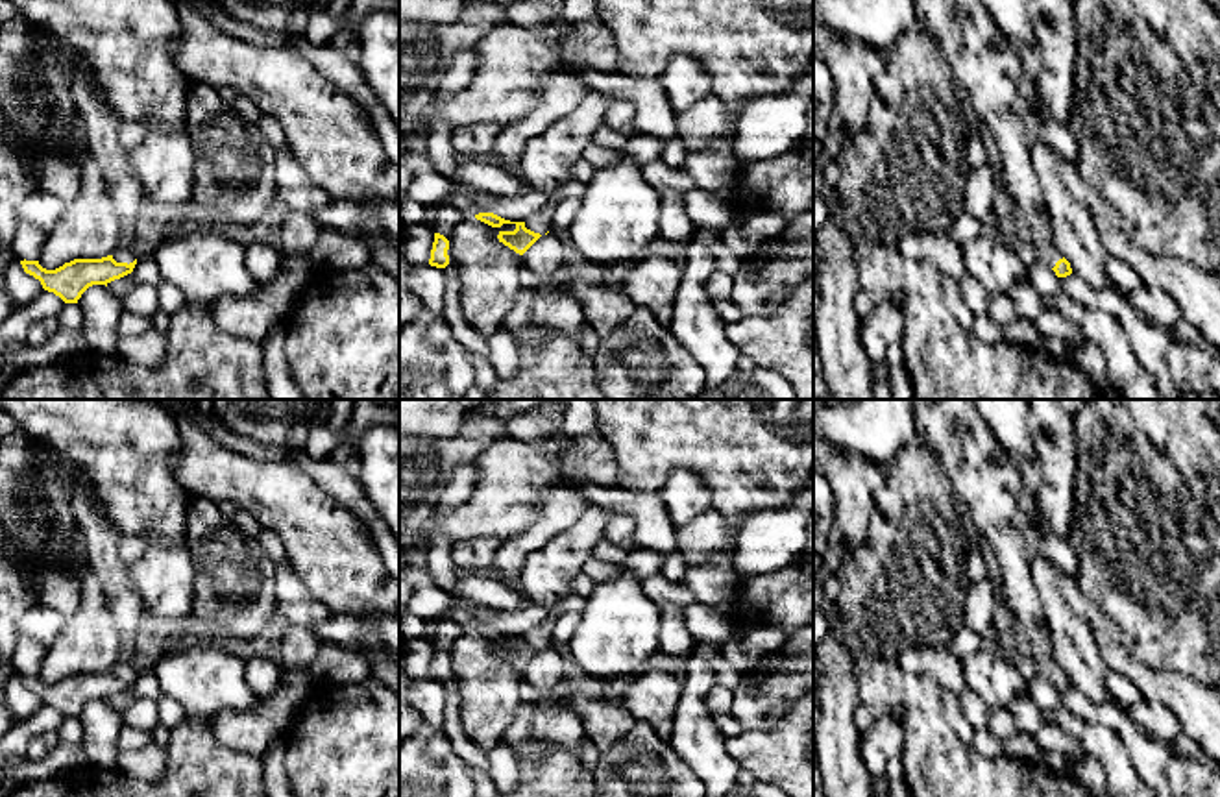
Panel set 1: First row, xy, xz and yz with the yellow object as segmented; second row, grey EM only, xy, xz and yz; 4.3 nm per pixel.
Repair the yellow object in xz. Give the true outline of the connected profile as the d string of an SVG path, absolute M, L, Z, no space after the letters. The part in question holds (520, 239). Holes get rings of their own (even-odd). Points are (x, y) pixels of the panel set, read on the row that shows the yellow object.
M551 205L549 209L543 207L525 222L510 222L494 213L479 213L475 215L475 218L492 227L501 227L503 224L514 224L516 226L514 231L499 231L497 239L516 253L523 255L542 235L545 235L551 229L553 211L555 205Z

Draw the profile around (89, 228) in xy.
M81 161L81 190L48 233L39 264L55 270L74 259L102 259L120 242L120 222L96 161Z

